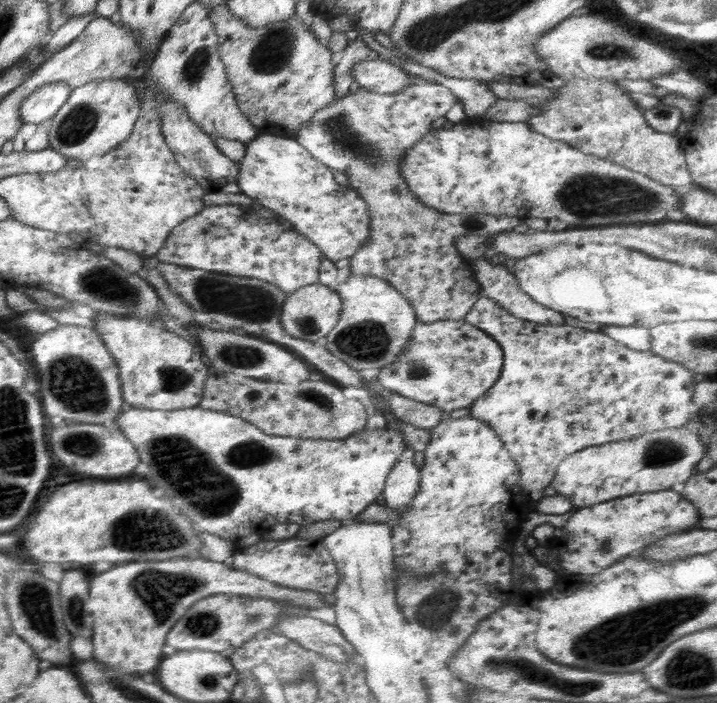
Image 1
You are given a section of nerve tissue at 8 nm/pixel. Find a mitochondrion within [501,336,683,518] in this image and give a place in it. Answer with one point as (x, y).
(668, 412)

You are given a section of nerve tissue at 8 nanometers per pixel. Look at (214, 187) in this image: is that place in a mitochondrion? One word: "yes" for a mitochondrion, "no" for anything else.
no

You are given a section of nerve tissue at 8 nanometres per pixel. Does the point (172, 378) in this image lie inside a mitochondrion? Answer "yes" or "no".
yes

